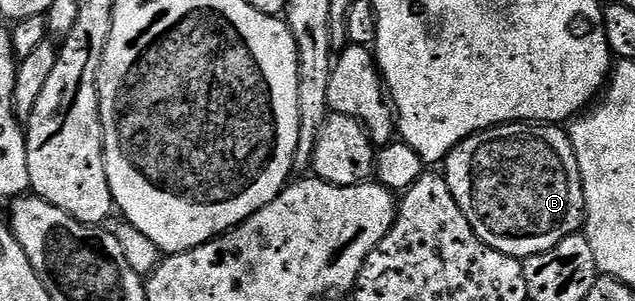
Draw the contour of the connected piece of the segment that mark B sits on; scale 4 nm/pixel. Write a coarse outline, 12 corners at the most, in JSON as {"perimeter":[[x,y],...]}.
{"perimeter":[[509,122],[446,157],[474,235],[525,260],[583,229],[561,125]]}

